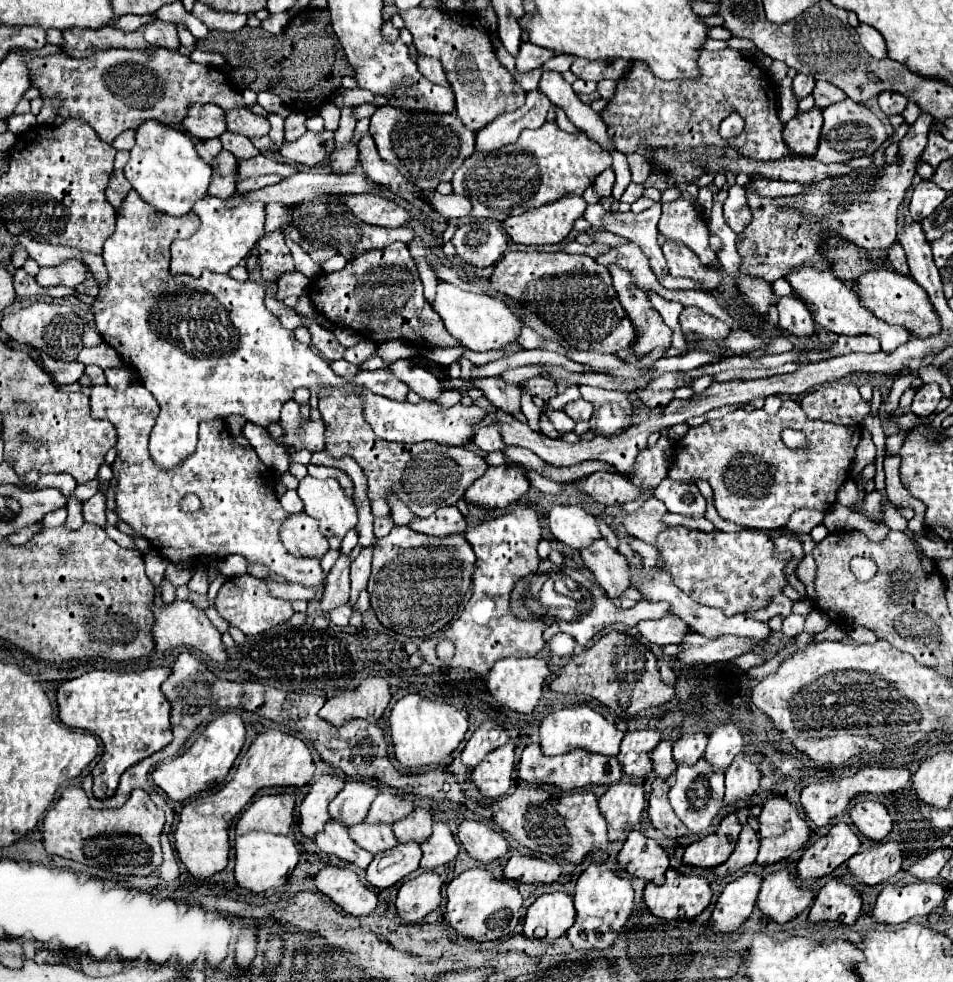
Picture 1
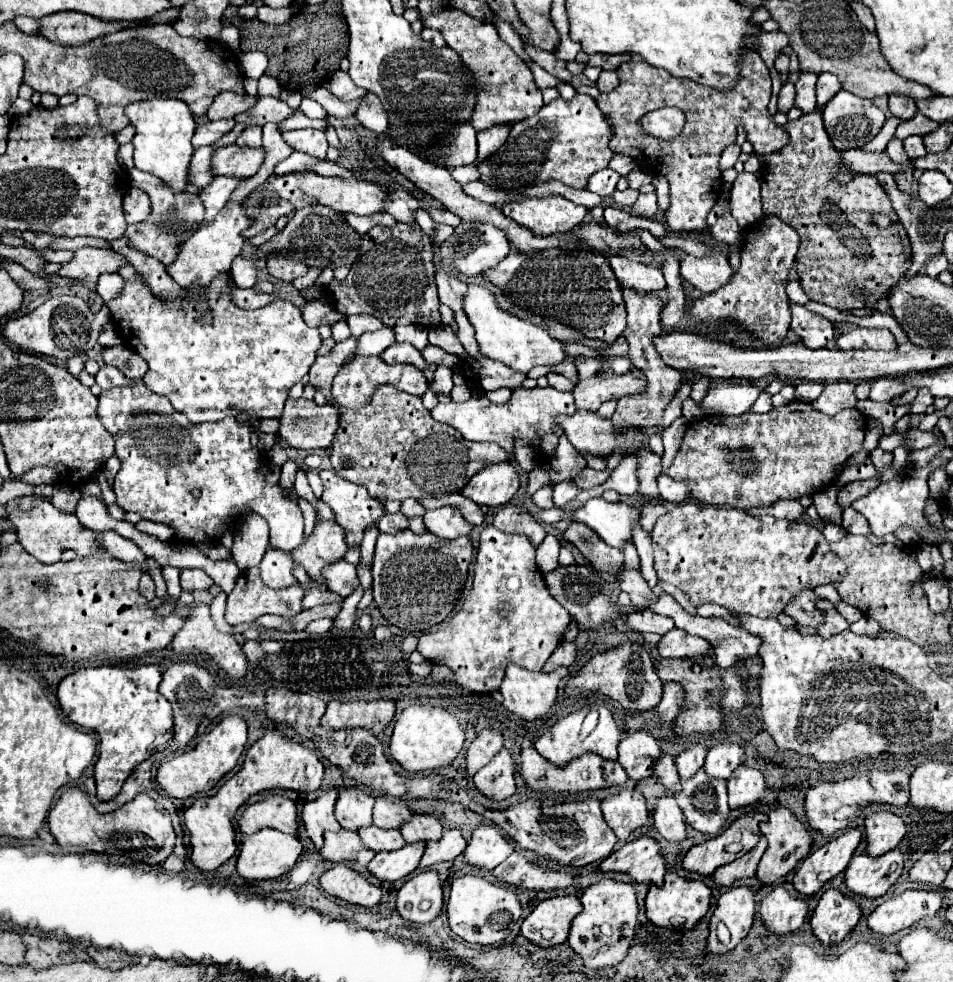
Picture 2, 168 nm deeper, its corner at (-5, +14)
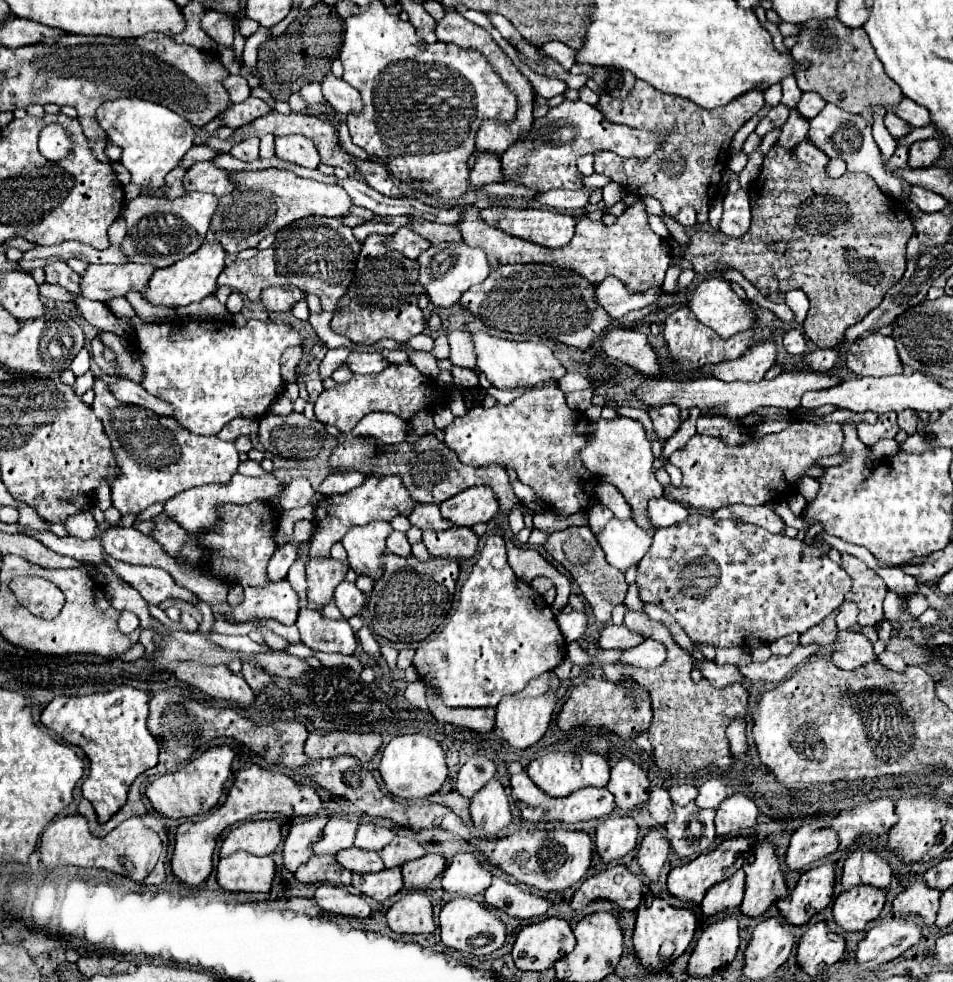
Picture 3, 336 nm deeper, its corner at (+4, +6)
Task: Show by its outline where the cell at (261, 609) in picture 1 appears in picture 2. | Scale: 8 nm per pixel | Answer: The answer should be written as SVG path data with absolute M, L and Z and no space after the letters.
M258 568L244 570L238 576L236 588L228 594L228 606L226 606L226 622L228 624L242 624L242 622L254 622L254 618L260 618L264 614L276 614L276 616L294 616L302 612L302 598L304 588L300 584L292 584L282 590L272 590L260 580Z

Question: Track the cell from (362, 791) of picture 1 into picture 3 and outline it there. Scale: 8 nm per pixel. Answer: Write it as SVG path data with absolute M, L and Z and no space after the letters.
M331 816L327 826L323 828L321 840L313 846L315 854L337 854L339 850L351 848L355 840L355 832L359 828L357 818L349 816Z

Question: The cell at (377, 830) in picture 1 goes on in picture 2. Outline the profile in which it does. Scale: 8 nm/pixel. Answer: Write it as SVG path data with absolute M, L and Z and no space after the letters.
M376 826L360 828L358 836L360 836L362 844L368 850L374 850L374 852L382 852L382 850L392 852L392 850L398 850L406 844L398 830L382 830L382 828L376 828Z

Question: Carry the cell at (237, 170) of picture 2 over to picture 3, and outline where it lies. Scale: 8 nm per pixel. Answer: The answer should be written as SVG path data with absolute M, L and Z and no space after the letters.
M197 162L193 164L183 178L187 192L211 192L215 196L225 196L235 190L235 182L231 182L231 172L219 168L215 162Z

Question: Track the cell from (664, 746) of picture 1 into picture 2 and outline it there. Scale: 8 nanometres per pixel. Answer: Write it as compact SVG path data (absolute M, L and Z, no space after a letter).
M662 756L658 762L656 762L656 768L654 768L654 774L658 776L658 780L664 784L664 788L668 792L680 792L680 776L678 776L678 770L676 770L676 764L674 764L674 758L672 756Z

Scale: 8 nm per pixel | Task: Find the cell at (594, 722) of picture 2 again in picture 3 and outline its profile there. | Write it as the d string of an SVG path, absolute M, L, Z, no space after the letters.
M585 750L585 753L573 756L571 752L549 752L541 758L531 760L531 764L527 766L527 774L543 792L557 798L557 796L567 796L585 786L607 786L609 764L607 764L605 754L599 754L595 750Z

